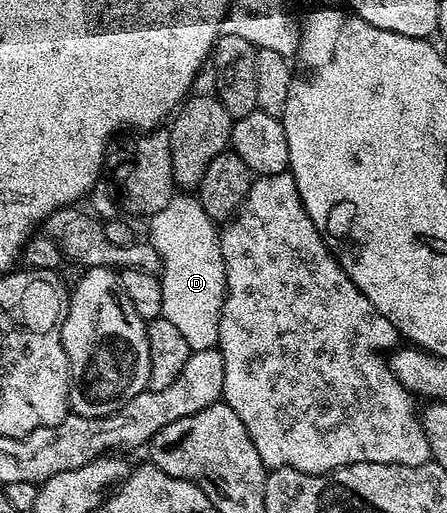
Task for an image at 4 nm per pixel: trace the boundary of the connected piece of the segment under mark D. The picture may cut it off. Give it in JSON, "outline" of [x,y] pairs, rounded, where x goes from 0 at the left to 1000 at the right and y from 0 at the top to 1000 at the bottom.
{"outline":[[[387,380],[380,396],[342,419],[329,439],[340,460],[336,474],[358,499],[362,614],[389,630],[430,682],[485,678],[492,669],[488,630],[510,565],[485,433],[452,411],[445,382]]]}

